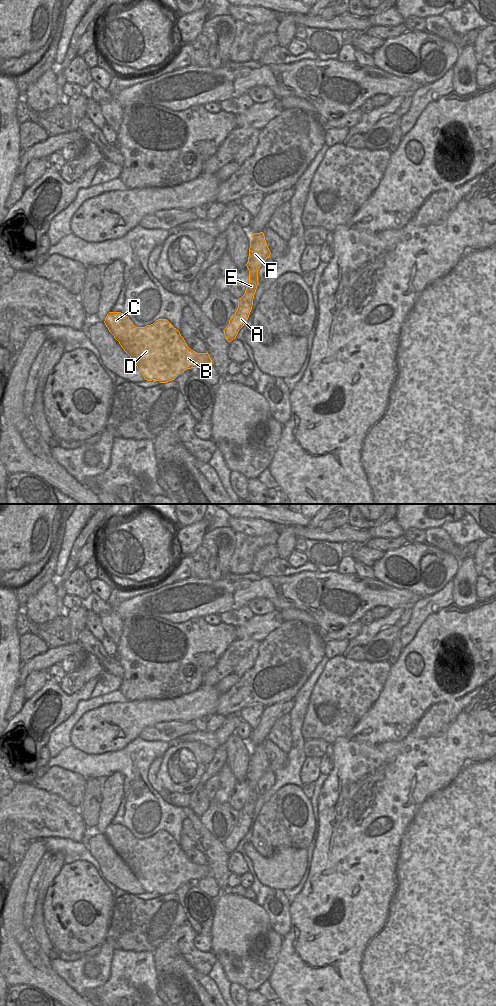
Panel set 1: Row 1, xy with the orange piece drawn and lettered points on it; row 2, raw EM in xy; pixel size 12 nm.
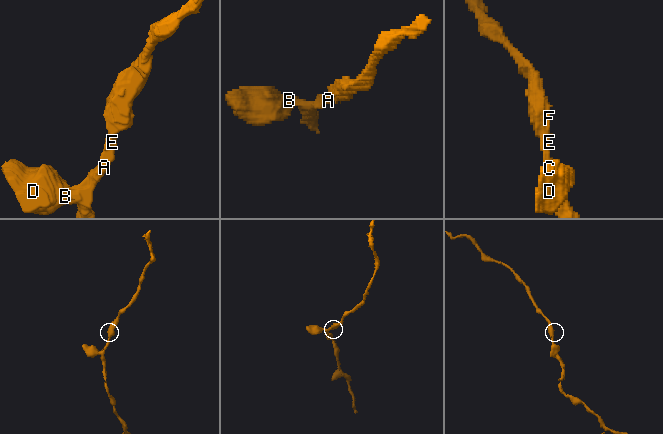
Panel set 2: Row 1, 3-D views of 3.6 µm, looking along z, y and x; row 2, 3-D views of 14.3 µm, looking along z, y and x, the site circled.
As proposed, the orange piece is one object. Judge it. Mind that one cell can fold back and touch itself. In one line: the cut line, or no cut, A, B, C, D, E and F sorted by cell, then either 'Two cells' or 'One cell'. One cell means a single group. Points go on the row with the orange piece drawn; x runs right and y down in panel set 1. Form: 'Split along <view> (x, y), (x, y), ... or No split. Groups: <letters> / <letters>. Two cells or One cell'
No split. Groups: A B C D E F. One cell

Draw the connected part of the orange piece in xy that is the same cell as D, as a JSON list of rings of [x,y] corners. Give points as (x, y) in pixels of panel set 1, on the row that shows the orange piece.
[[[109,312],[104,323],[147,381],[167,383],[187,369],[212,364],[208,352],[191,350],[167,319],[137,327],[125,314]]]

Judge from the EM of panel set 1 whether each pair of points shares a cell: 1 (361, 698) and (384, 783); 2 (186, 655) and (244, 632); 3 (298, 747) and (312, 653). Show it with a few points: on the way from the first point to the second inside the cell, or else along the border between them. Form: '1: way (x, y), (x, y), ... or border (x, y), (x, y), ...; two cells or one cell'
1: border (379, 693), (374, 703), (350, 730); two cells
2: border (235, 627), (235, 637), (237, 639); two cells
3: border (323, 657), (295, 695); two cells

